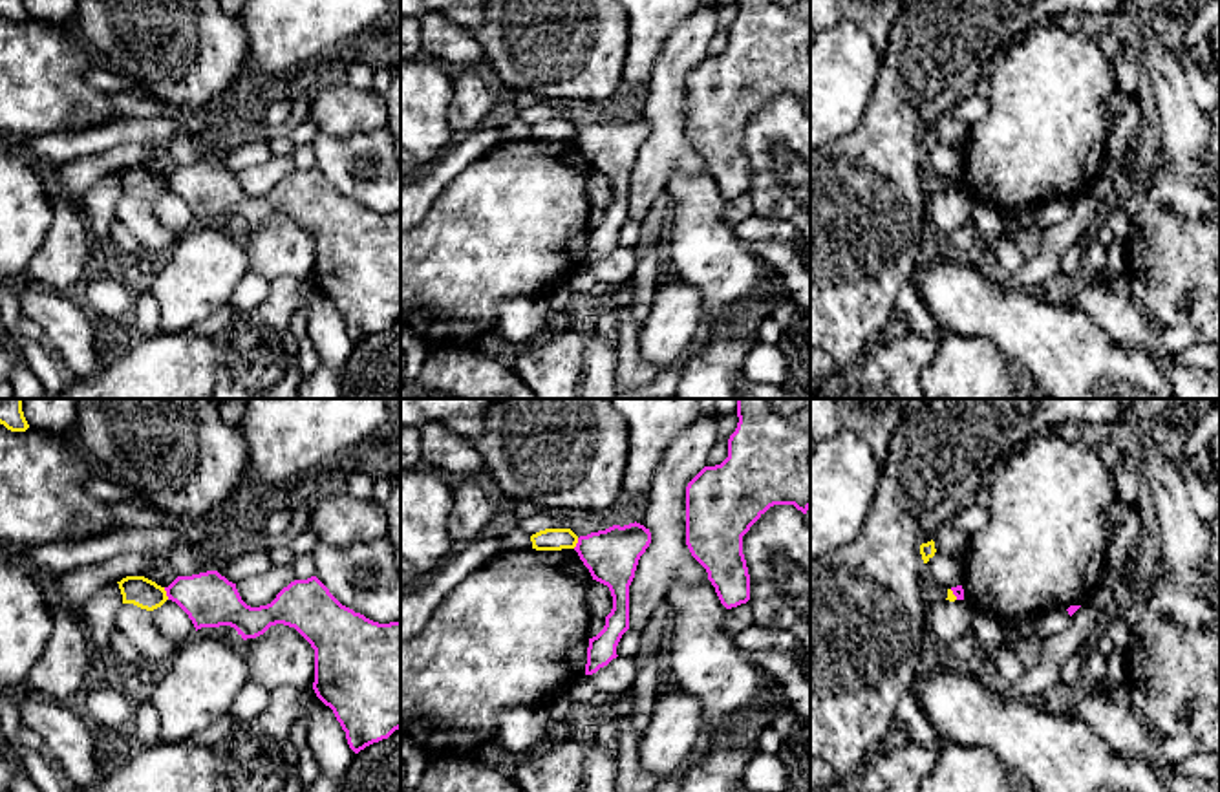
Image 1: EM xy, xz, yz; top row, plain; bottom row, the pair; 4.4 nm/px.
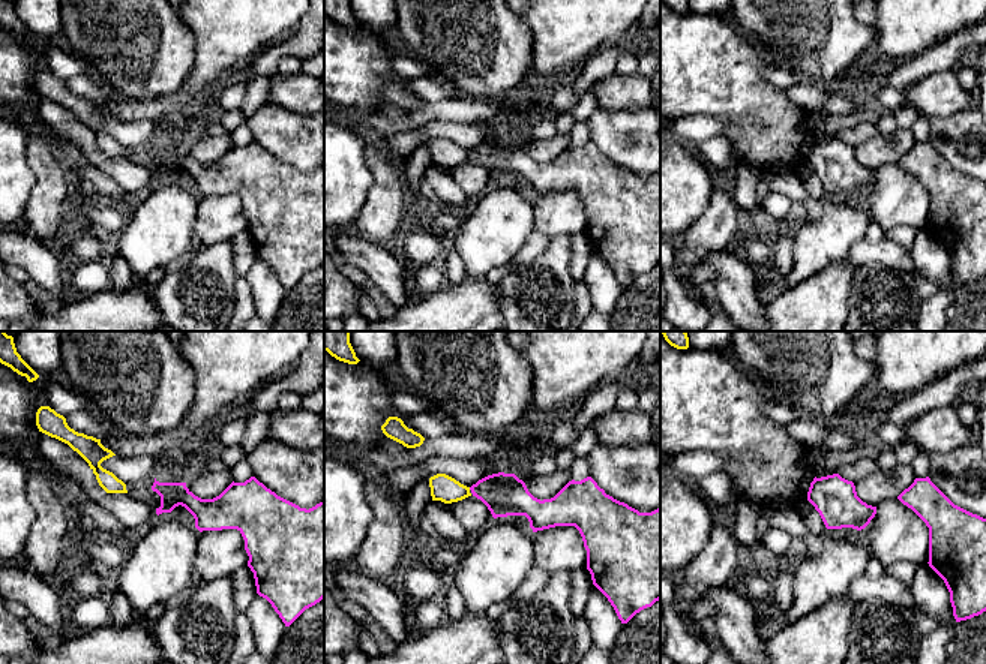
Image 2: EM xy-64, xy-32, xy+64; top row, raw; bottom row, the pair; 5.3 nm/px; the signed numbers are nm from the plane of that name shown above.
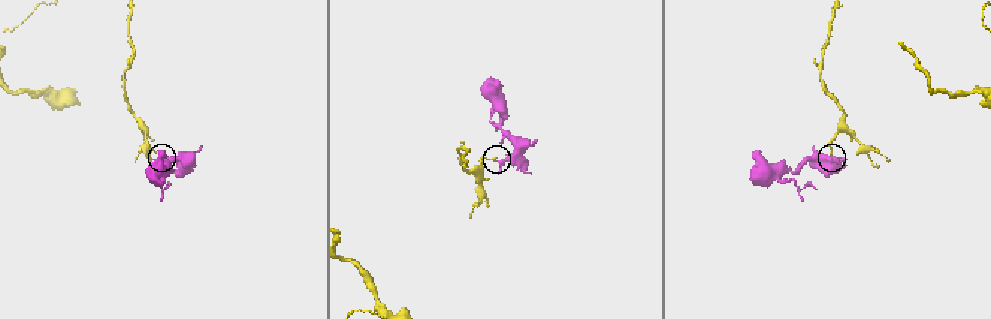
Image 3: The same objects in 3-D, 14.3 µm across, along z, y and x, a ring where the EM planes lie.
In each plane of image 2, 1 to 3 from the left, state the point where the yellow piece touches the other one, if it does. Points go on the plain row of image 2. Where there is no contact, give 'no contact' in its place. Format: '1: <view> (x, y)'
1: no contact
2: no contact
3: no contact

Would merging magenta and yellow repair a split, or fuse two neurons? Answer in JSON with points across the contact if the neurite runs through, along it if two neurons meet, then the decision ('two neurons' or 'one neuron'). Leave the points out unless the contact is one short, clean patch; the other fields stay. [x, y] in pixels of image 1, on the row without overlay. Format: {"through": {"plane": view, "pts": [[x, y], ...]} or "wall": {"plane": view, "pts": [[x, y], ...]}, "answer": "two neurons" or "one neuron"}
{"wall": {"plane": "xy", "pts": [[163, 178], [169, 189]]}, "answer": "two neurons"}

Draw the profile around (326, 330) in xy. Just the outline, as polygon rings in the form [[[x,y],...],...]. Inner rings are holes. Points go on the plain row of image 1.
[[[315,284],[307,302],[307,338],[315,346],[320,364],[340,373],[348,362],[355,342],[349,338],[346,322],[337,311],[333,300]]]

